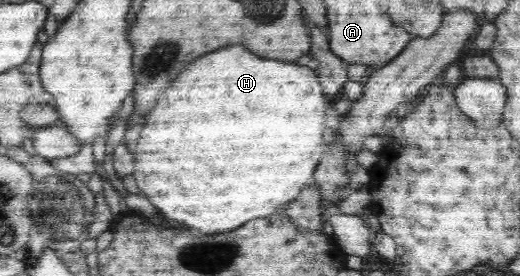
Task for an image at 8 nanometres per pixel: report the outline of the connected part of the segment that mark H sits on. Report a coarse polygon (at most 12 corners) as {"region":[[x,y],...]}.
{"region":[[241,45],[147,113],[132,175],[169,219],[237,229],[326,153],[311,68]]}

